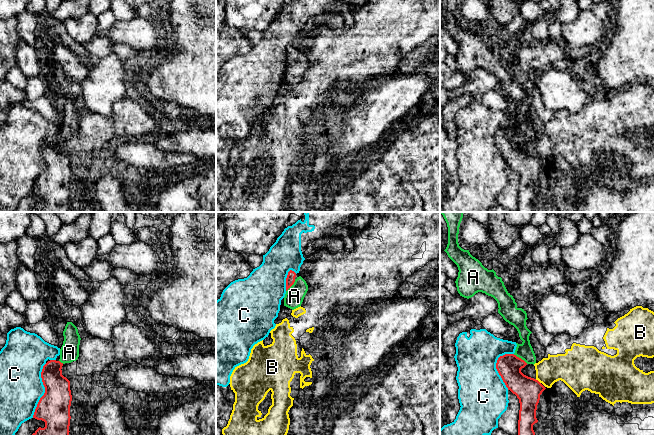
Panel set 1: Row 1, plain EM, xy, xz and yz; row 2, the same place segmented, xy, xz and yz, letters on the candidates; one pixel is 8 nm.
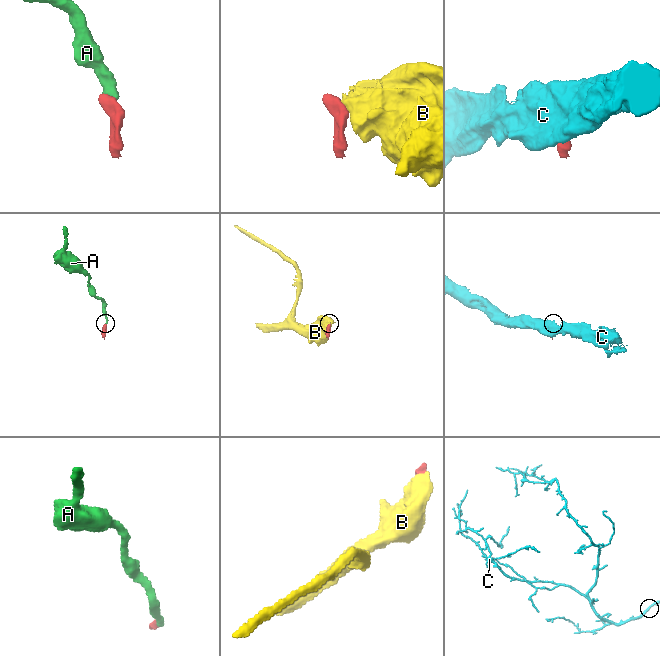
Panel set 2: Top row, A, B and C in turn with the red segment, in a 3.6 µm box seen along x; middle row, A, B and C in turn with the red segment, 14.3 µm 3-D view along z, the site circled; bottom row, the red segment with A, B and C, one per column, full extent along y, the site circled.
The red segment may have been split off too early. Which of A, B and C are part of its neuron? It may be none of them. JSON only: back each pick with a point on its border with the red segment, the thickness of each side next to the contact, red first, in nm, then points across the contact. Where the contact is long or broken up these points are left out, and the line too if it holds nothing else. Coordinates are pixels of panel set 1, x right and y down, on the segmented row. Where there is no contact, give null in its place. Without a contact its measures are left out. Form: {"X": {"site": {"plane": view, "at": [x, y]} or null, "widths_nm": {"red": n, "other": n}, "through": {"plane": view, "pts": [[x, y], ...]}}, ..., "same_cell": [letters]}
{"A": {"site": {"plane": "yz", "at": [520, 358]}, "widths_nm": {"red": 200, "other": 130}, "through": {"plane": "yz", "pts": [[509, 366], [520, 358], [524, 351]]}}, "same_cell": ["A"]}

